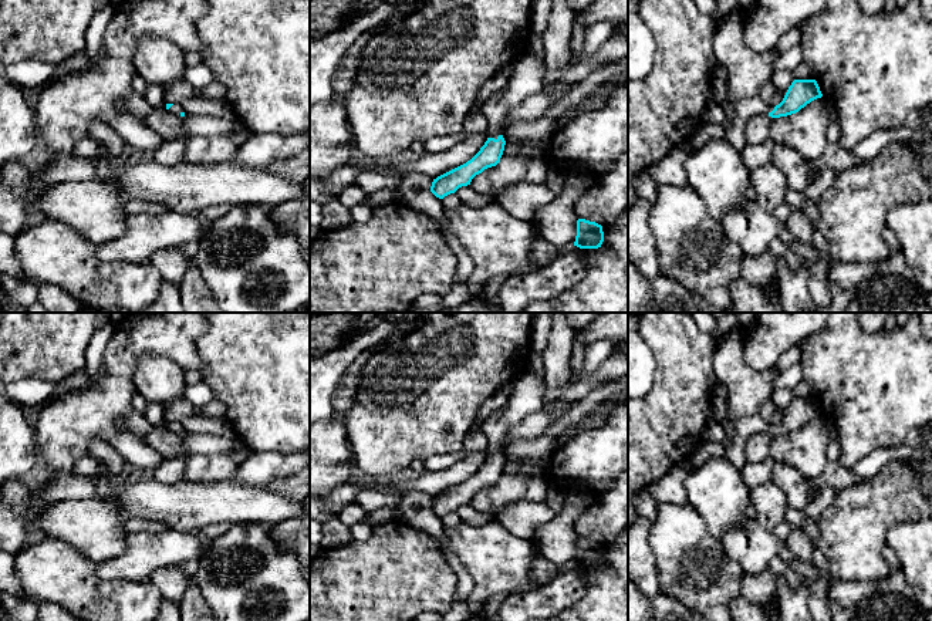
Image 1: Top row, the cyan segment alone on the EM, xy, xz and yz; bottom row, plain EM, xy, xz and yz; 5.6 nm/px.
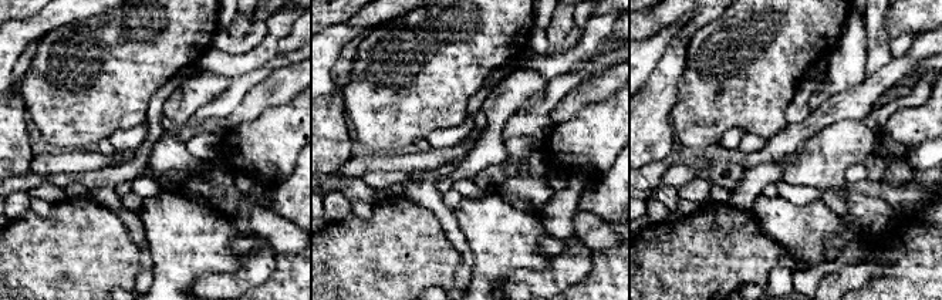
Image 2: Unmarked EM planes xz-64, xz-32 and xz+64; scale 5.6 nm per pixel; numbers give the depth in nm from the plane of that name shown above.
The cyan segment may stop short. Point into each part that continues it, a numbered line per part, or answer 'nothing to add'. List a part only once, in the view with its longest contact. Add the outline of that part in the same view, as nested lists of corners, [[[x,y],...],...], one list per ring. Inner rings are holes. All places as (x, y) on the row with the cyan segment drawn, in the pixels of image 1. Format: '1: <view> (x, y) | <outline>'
1: xz (527, 80) | [[[527,48],[523,57],[511,64],[509,82],[489,97],[482,108],[487,122],[489,138],[503,135],[509,114],[524,104],[527,98],[544,91],[546,63]]]

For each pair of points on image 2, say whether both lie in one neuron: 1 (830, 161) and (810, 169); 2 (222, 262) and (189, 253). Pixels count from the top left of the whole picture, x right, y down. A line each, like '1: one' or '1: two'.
1: one
2: one

